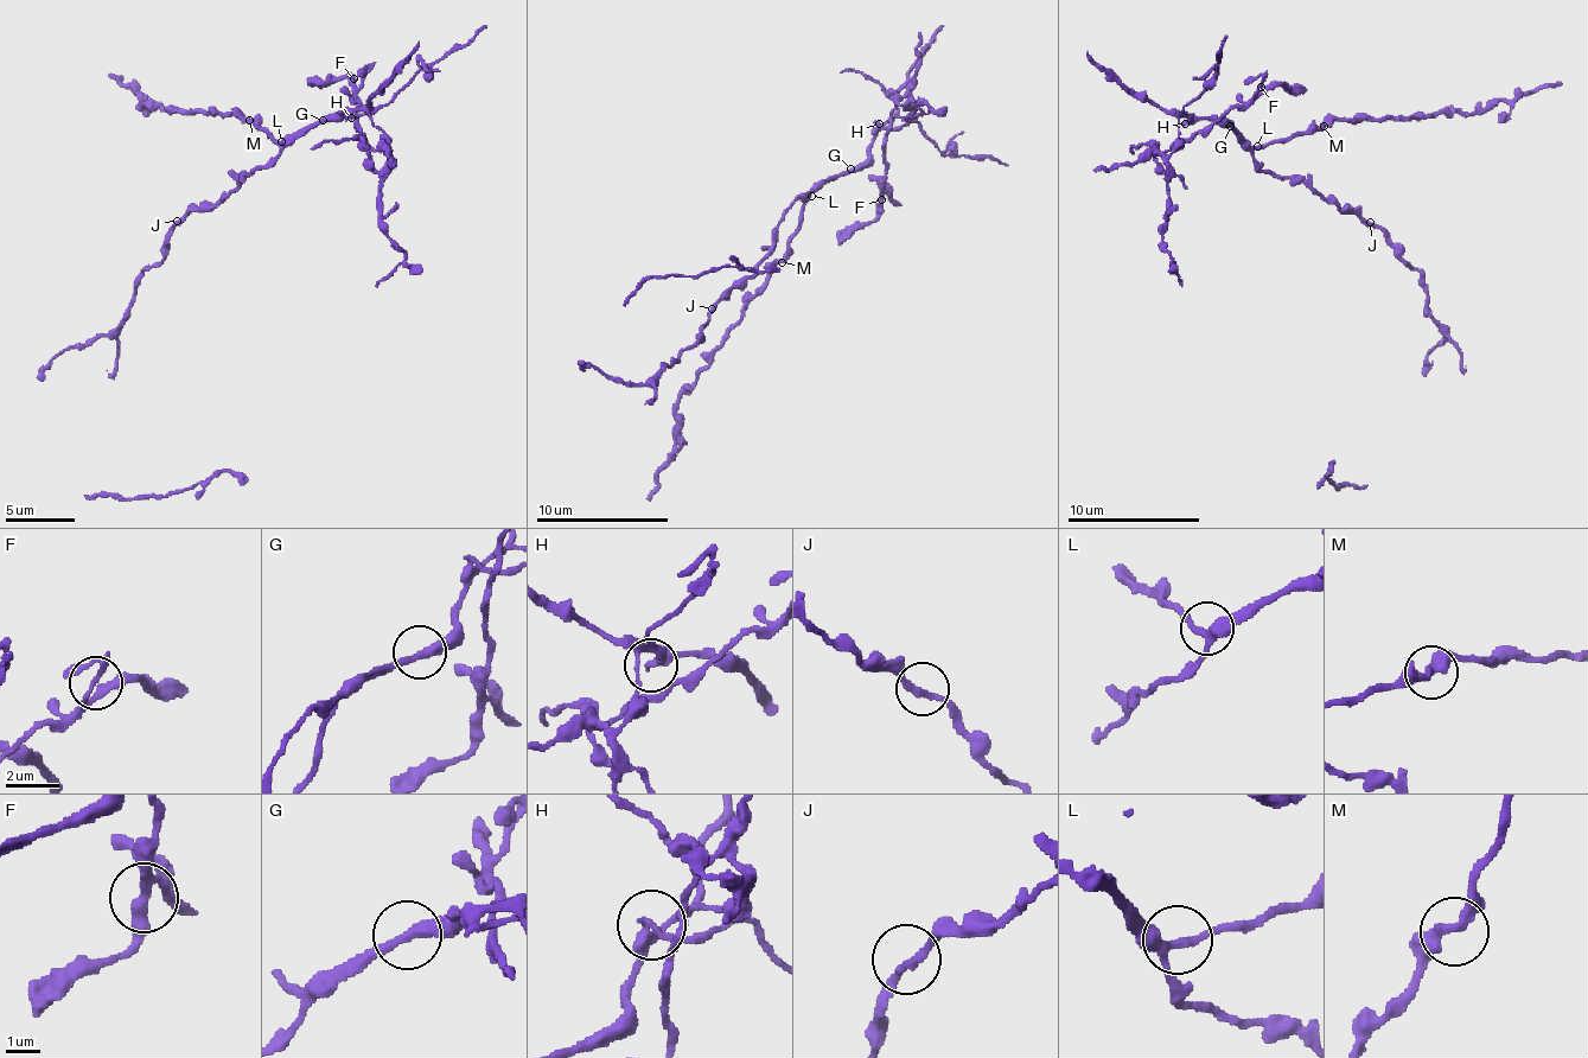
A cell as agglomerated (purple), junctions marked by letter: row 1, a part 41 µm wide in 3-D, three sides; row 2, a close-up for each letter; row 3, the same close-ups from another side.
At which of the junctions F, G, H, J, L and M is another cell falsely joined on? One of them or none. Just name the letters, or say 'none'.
H

